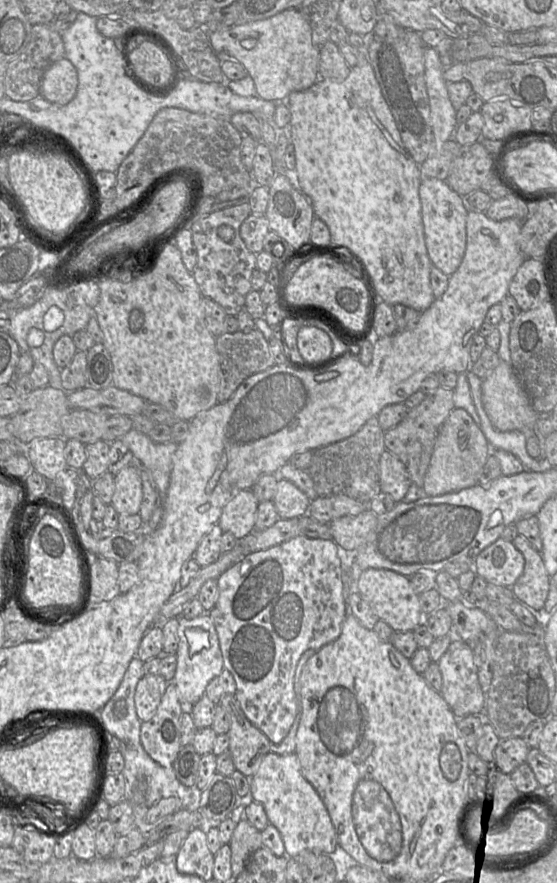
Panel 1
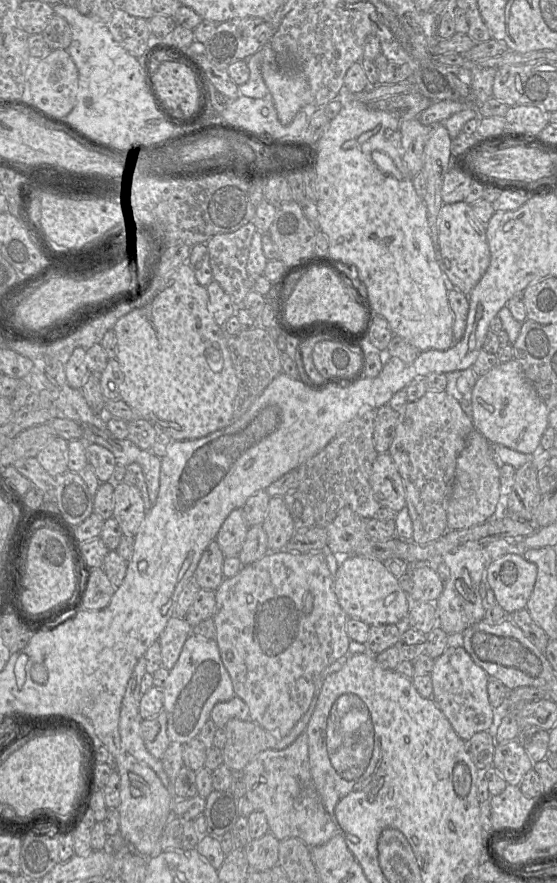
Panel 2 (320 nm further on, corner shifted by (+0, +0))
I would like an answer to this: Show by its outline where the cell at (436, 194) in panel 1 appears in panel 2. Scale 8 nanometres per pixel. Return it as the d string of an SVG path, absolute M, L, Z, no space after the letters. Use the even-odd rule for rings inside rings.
M465 201L444 204L439 213L438 261L451 288L469 295L490 264L486 224L475 215Z

